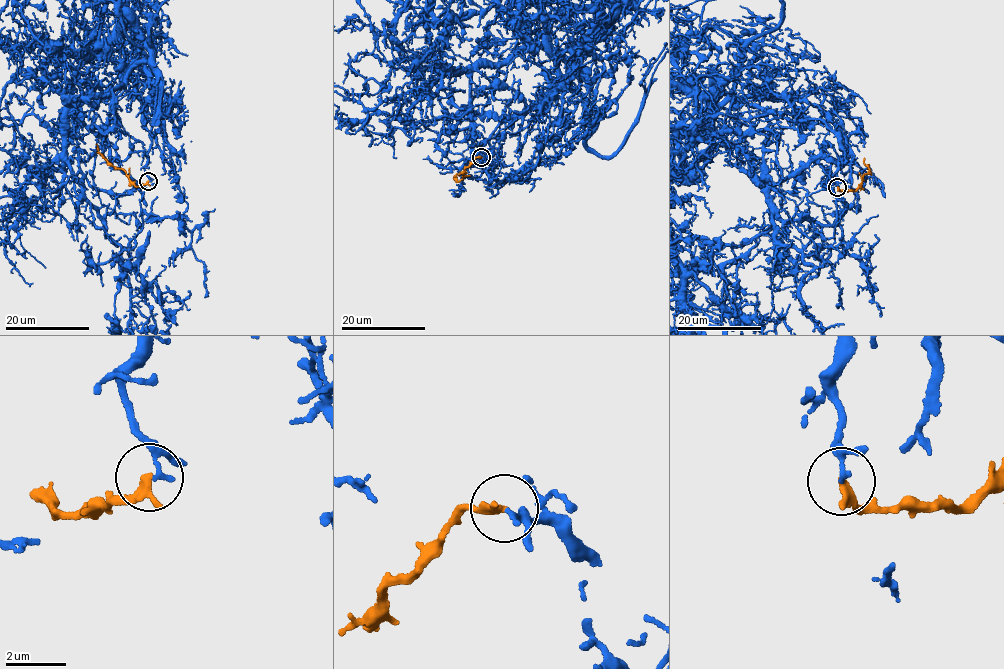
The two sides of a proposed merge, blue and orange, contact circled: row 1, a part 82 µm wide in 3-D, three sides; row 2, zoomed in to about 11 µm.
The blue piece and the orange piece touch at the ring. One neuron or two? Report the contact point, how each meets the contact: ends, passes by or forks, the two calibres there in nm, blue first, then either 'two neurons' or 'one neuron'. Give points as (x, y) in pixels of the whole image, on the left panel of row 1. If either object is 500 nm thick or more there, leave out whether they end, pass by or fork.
place (148, 181); blue passes by; orange ends; calibres 120 and 280 nm; two neurons

